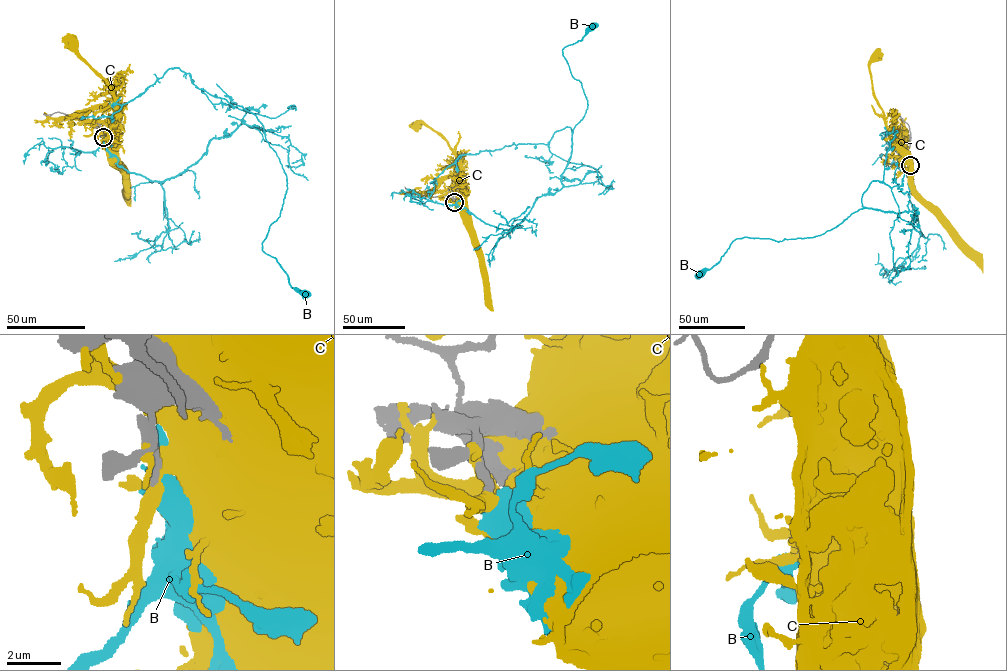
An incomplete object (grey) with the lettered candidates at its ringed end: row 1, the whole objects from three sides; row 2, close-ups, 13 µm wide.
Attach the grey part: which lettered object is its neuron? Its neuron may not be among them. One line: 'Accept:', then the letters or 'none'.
Accept: B

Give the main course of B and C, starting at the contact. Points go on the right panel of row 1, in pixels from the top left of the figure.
B: (910, 165), (908, 197), (922, 236), (911, 211), (863, 208), (812, 237), (736, 238), (699, 274)
C: (910, 165), (910, 177)

